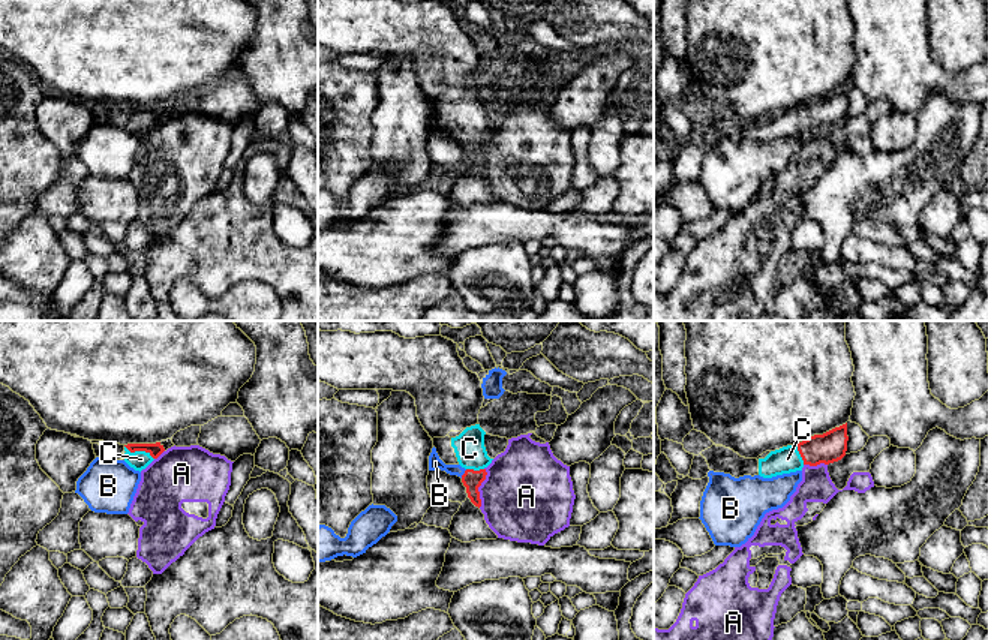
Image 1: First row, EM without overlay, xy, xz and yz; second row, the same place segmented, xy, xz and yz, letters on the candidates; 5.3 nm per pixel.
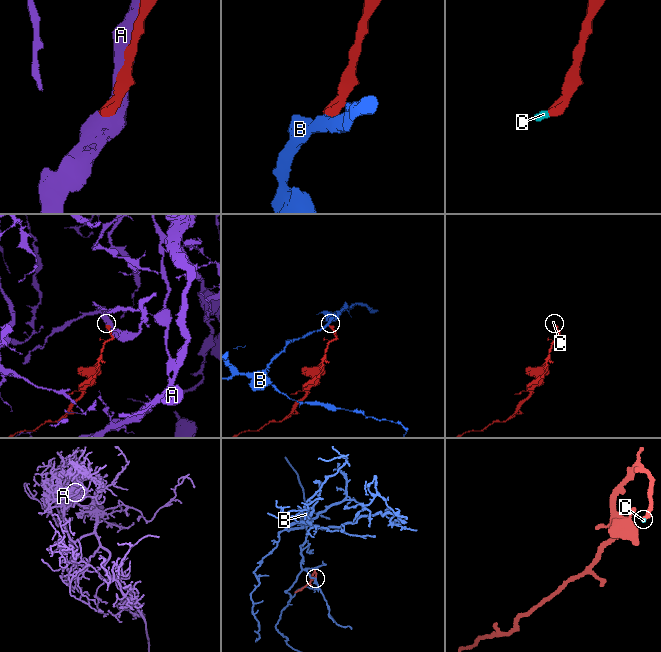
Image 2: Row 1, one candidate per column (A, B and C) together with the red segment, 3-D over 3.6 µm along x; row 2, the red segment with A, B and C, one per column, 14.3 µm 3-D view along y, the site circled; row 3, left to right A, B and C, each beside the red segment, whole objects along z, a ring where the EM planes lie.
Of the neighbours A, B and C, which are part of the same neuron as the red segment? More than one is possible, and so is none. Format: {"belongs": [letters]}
{"belongs": ["C"]}

